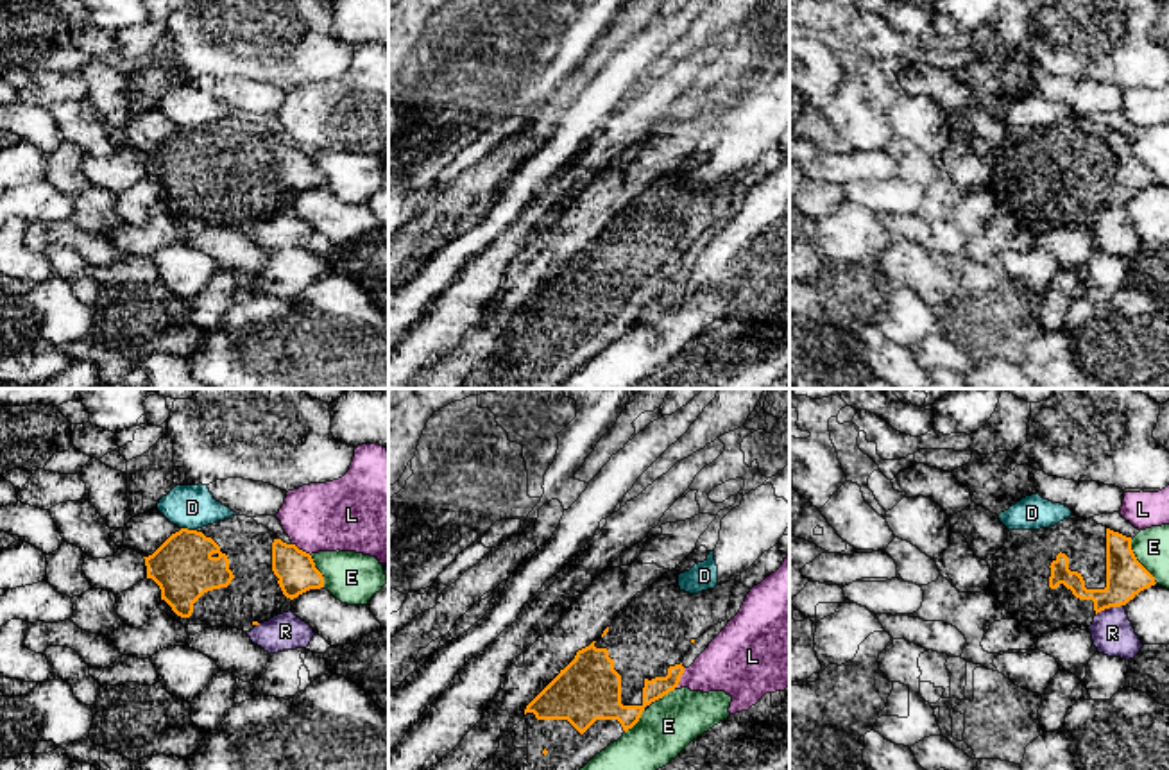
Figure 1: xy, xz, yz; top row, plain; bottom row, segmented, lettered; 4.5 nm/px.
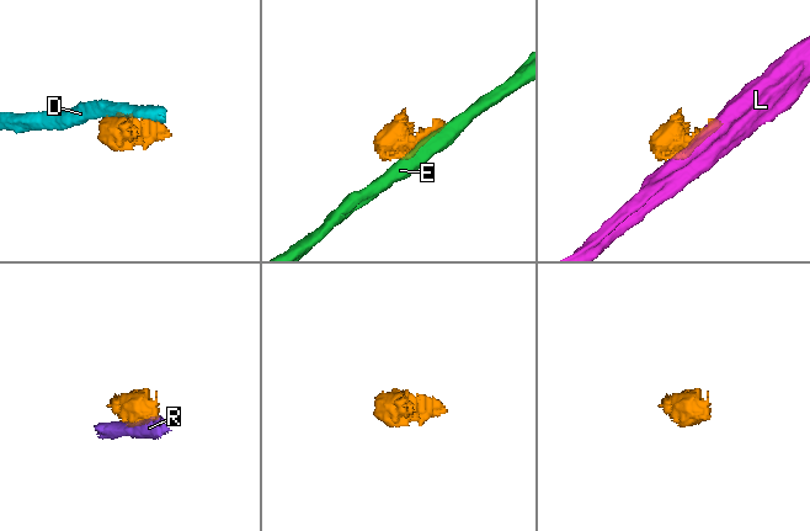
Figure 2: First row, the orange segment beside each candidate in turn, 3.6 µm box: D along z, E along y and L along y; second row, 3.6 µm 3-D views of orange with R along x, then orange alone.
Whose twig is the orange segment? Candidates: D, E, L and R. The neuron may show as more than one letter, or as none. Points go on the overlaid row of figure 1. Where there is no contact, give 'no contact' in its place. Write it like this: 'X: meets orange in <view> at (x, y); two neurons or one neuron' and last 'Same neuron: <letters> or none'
D: meets orange in xy at (187, 529); two neurons
E: meets orange in yz at (1137, 561); two neurons
L: meets orange in xz at (679, 679); two neurons
R: meets orange in yz at (1109, 607); two neurons
Same neuron: none

